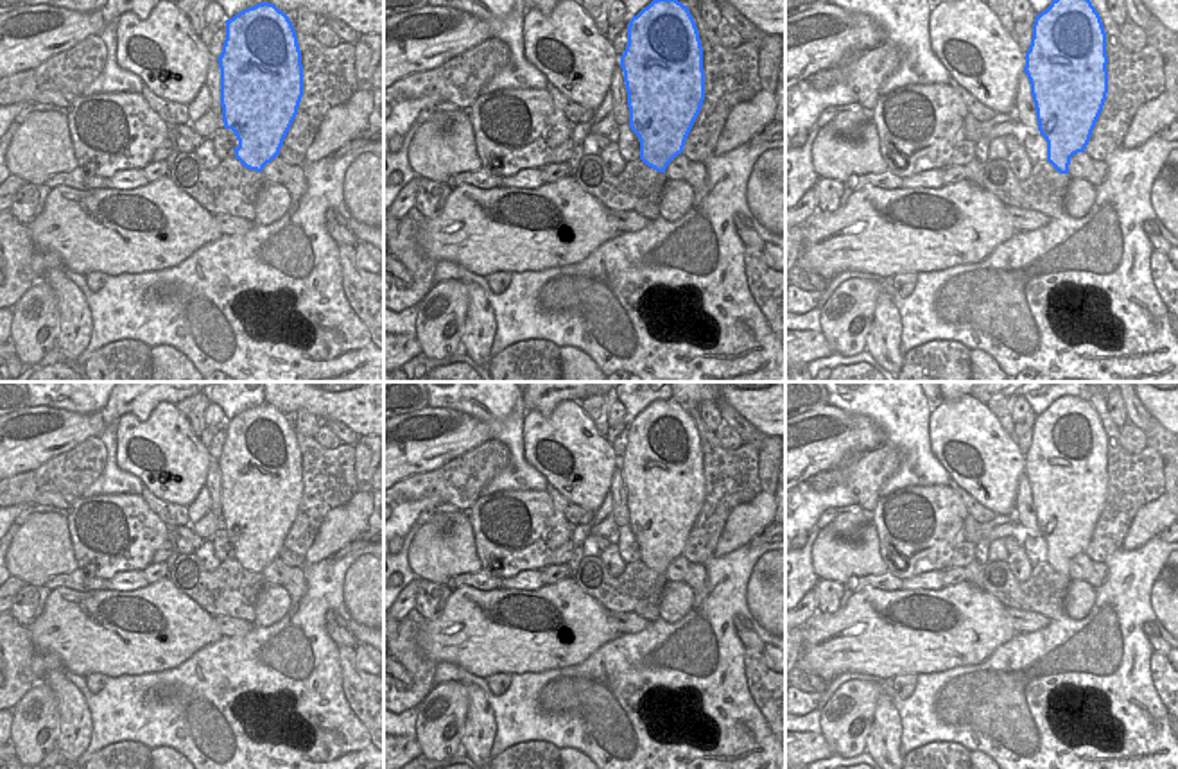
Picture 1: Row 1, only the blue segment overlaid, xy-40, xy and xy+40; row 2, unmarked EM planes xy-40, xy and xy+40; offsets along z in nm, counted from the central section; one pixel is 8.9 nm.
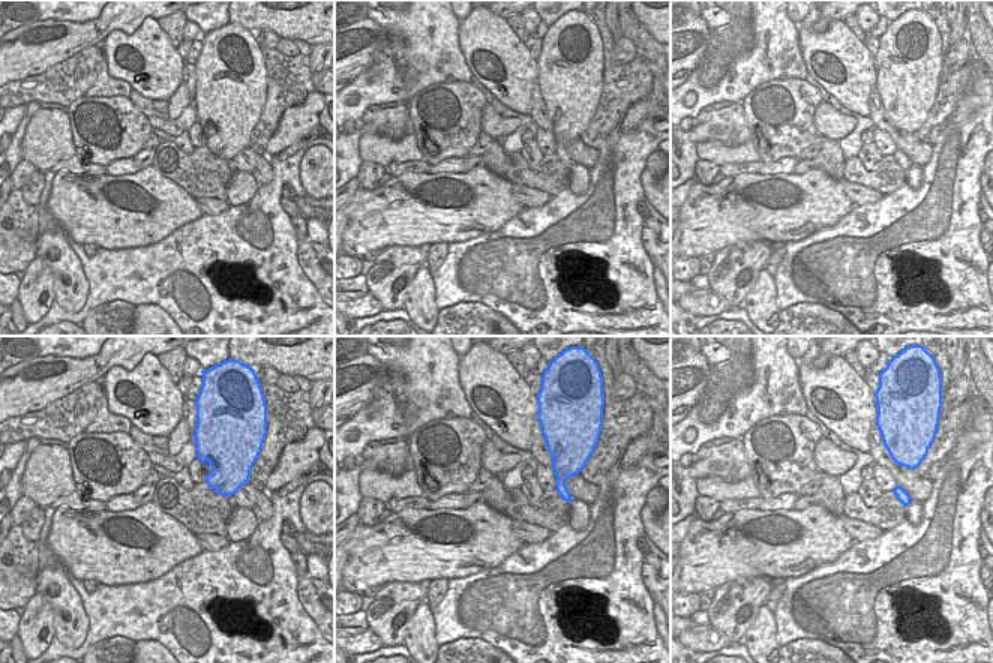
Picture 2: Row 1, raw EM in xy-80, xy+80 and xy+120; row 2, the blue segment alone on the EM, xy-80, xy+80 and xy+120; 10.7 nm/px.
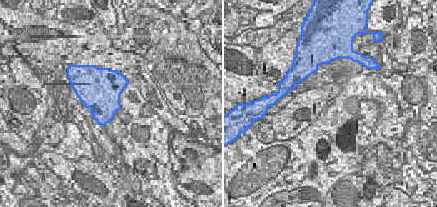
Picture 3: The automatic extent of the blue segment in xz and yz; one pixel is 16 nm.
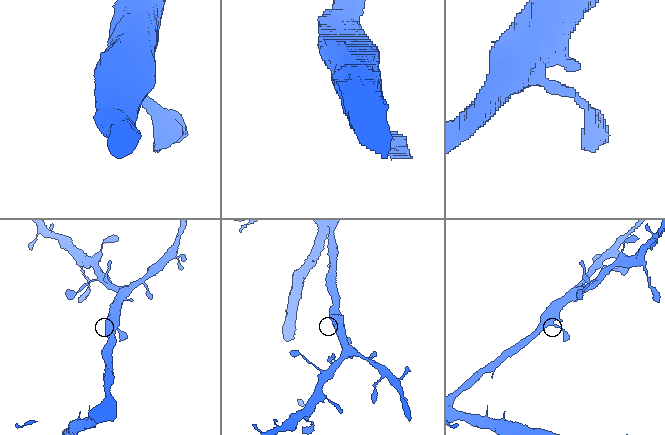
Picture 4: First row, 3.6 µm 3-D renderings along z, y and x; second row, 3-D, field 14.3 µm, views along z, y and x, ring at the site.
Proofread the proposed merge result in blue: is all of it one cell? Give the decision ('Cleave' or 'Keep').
Keep.

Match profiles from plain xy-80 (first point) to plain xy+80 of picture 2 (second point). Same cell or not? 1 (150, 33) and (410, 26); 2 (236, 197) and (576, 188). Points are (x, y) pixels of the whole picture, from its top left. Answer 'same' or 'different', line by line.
1: different
2: same

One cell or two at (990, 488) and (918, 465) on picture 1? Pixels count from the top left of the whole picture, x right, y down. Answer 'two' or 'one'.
two

